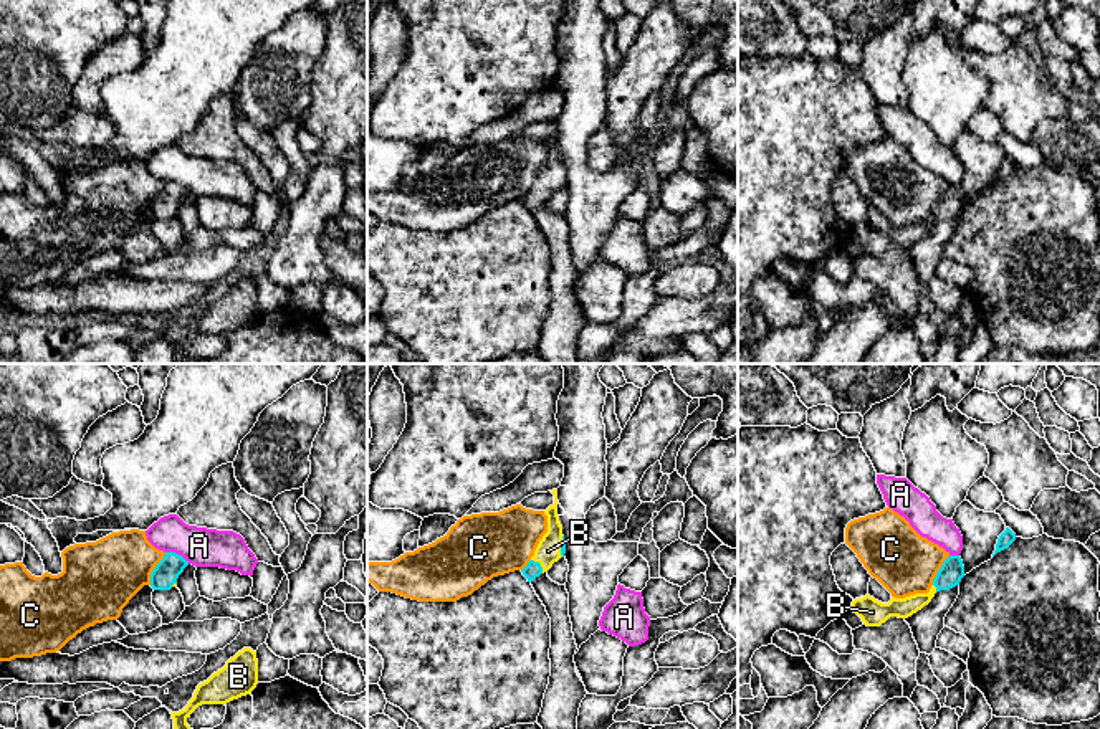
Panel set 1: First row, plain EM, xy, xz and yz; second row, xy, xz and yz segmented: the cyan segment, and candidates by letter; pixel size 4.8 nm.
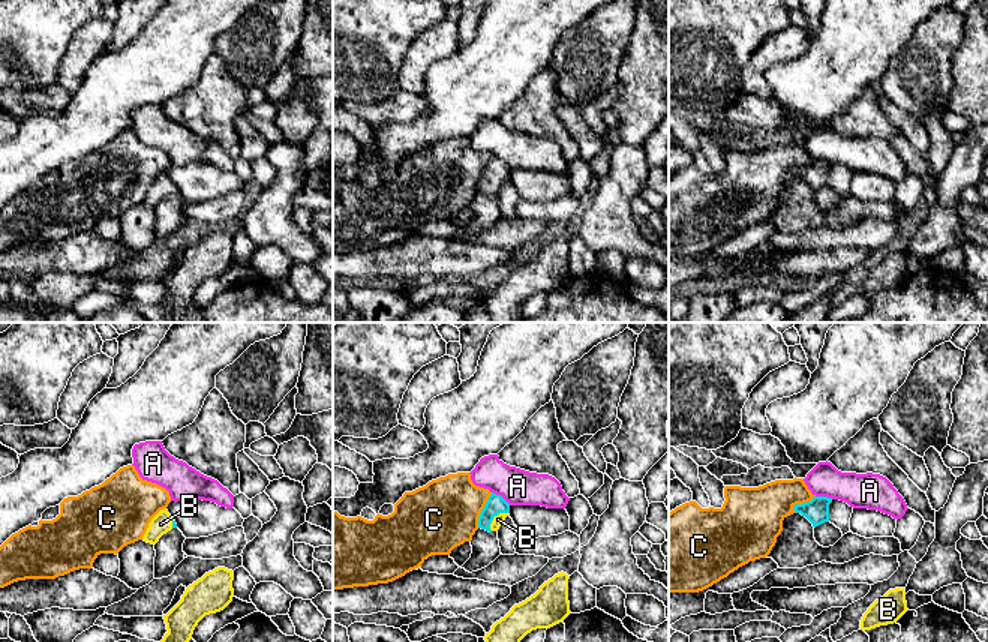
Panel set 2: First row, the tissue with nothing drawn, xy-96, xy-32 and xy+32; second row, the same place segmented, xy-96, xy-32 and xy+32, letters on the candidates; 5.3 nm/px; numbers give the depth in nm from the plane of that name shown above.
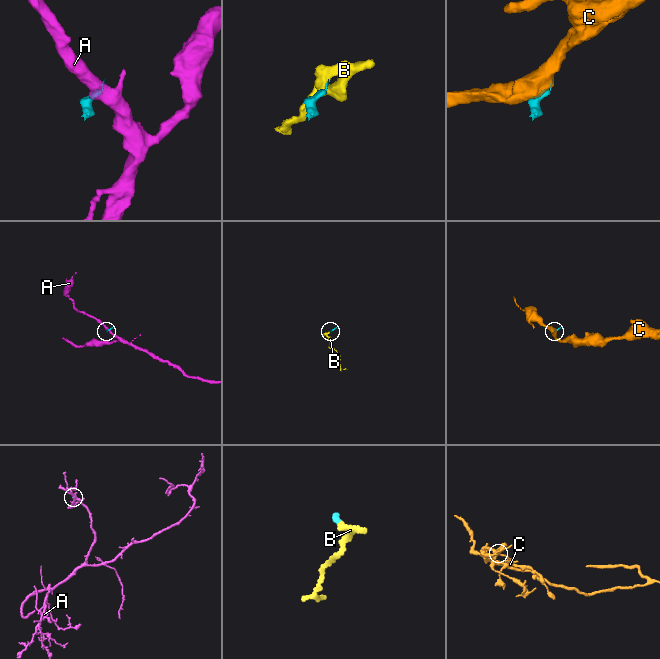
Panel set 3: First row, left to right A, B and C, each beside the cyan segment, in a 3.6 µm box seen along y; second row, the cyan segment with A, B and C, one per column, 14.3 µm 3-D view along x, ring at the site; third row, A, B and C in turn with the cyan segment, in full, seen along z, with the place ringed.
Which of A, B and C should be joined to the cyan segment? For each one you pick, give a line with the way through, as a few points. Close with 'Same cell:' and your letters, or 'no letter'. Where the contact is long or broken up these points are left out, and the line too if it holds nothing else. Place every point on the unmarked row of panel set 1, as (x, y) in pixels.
B: across xz (533, 199), (540, 194), (548, 181)
Same cell: B

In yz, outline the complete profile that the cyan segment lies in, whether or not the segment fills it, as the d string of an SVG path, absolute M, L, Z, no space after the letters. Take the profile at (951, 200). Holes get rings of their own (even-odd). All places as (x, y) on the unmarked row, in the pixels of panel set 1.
M949 185L933 208L933 215L928 223L915 223L905 228L892 226L888 233L882 233L867 223L862 228L855 228L850 240L857 243L867 256L880 256L890 246L908 248L928 235L936 222L959 215L963 207L964 195L961 187Z

